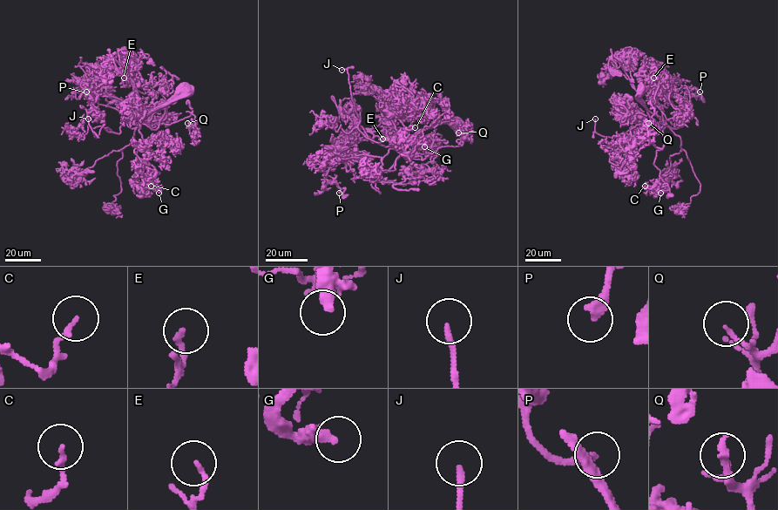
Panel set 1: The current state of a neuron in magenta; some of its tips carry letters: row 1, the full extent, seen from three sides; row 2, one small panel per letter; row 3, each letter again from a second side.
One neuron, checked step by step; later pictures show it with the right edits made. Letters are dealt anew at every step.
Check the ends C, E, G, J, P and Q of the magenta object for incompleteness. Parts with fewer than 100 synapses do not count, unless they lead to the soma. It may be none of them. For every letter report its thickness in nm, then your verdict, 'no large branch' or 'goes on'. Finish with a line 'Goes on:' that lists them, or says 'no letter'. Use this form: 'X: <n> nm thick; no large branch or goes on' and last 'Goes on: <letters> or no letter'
C: 150 nm thick; no large branch
E: 160 nm thick; no large branch
G: 240 nm thick; no large branch
J: 190 nm thick; goes on
P: 340 nm thick; goes on
Q: 110 nm thick; no large branch
Goes on: J, P

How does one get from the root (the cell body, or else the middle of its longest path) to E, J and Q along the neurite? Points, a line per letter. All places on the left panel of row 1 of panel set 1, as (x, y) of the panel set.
E: (186, 91), (175, 92), (146, 115), (140, 128), (142, 105), (128, 80), (135, 76), (125, 85), (124, 78)
J: (186, 91), (175, 92), (146, 115), (140, 128), (126, 120), (116, 133), (104, 124), (96, 138), (88, 118)
Q: (186, 91), (146, 115), (140, 128), (192, 113), (198, 130), (187, 123)

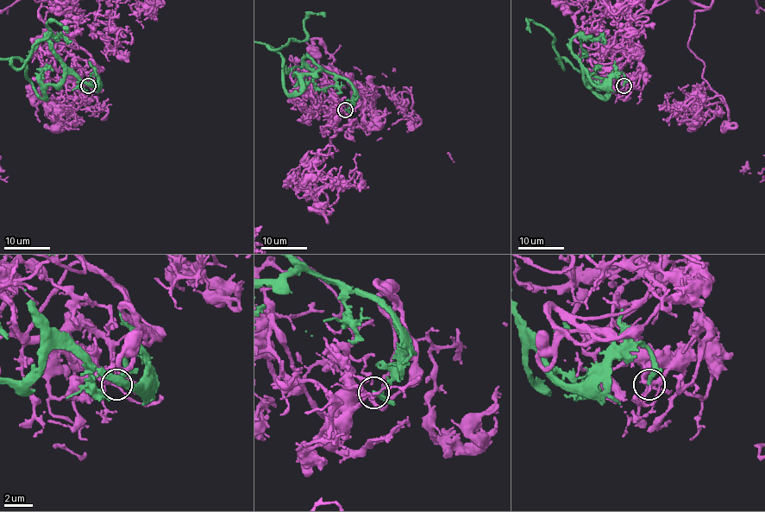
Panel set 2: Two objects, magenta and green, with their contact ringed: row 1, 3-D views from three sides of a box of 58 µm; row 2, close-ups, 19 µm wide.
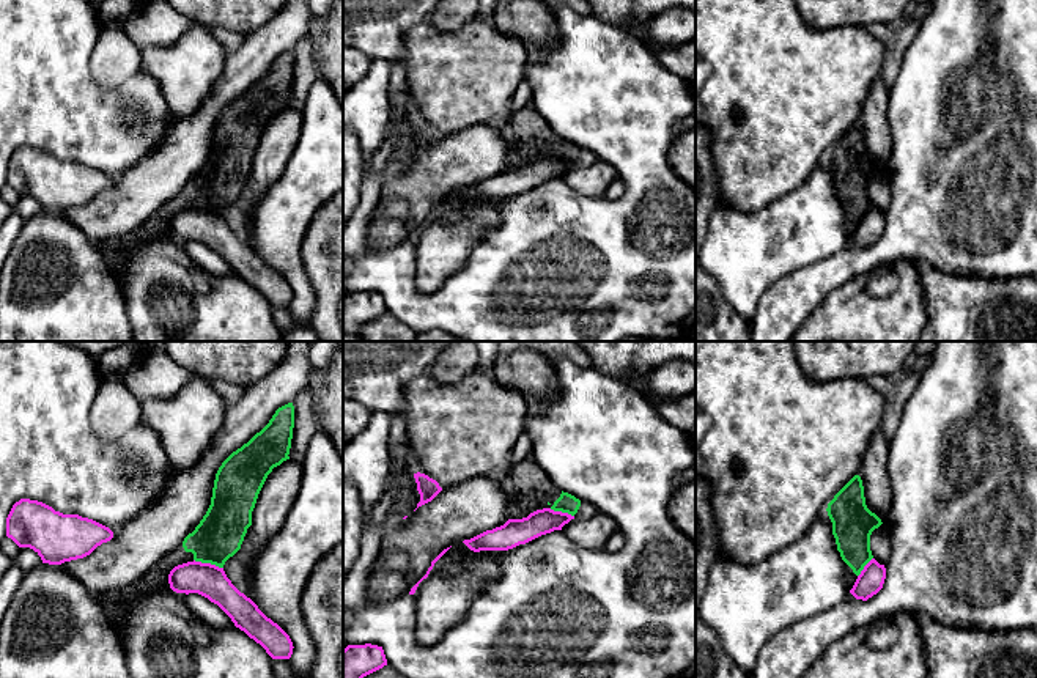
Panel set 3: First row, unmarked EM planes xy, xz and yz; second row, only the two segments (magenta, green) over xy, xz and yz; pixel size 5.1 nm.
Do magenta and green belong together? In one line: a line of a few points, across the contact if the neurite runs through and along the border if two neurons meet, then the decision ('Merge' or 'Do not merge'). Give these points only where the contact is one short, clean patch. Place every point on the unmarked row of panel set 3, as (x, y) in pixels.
Line: xy (194, 206), (222, 216). Do not merge

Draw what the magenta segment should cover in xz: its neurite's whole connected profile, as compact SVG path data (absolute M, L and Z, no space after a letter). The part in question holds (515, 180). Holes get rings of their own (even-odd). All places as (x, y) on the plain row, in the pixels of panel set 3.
M551 156L530 160L522 167L508 167L504 173L486 178L463 190L474 200L508 198L541 182L562 178L574 164Z

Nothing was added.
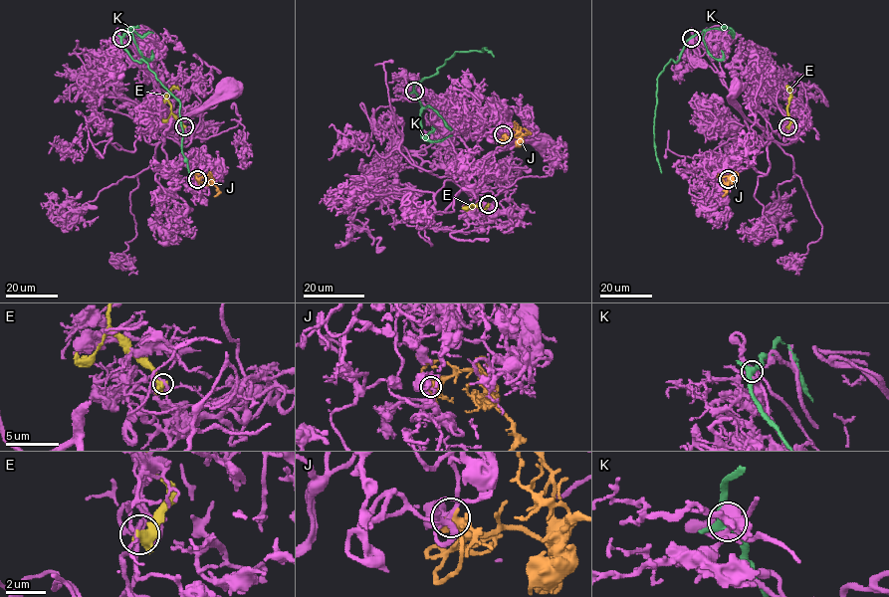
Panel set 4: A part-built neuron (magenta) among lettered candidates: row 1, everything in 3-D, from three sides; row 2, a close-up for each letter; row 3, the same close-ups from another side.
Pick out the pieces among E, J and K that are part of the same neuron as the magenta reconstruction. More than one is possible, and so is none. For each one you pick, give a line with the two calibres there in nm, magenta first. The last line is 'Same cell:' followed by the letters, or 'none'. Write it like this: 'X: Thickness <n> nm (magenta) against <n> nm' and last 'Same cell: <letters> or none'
J: Thickness 200 nm (magenta) against 400 nm
Same cell: J

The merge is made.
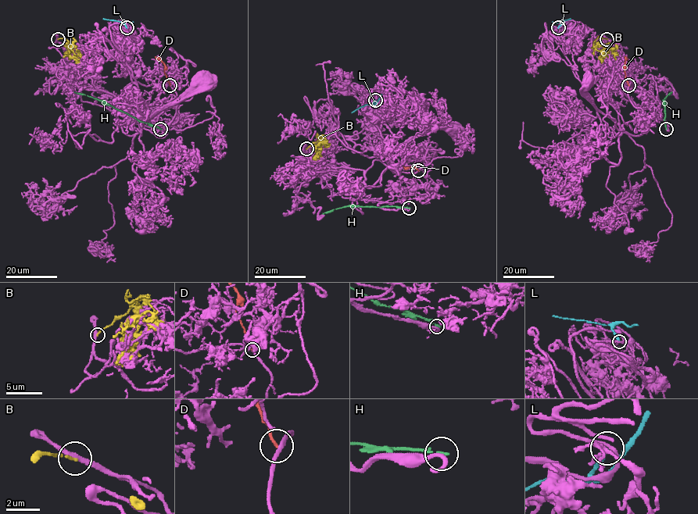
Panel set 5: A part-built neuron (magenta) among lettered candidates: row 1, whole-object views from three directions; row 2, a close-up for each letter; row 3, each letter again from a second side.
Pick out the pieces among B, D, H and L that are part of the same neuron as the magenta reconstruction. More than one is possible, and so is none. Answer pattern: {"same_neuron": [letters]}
{"same_neuron": []}

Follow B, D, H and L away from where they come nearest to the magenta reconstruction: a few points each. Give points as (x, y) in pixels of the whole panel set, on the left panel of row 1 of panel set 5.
B: (58, 38), (64, 38), (69, 41), (72, 48), (67, 52), (79, 62)
D: (170, 85), (164, 72), (164, 64), (155, 56)
H: (160, 129), (138, 121), (98, 99), (74, 92)
L: (127, 28), (123, 22), (102, 19)

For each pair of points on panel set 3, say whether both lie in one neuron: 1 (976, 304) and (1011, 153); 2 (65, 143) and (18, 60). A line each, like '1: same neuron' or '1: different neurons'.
1: different neurons
2: same neuron

